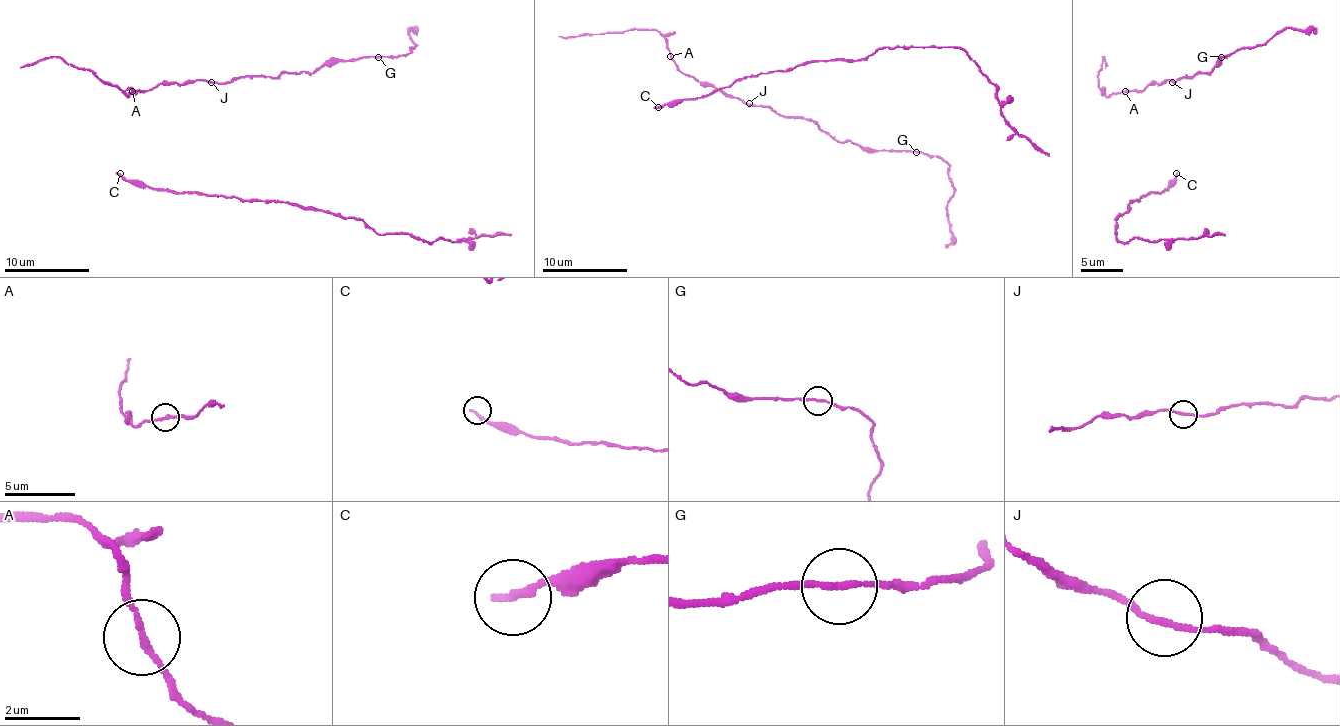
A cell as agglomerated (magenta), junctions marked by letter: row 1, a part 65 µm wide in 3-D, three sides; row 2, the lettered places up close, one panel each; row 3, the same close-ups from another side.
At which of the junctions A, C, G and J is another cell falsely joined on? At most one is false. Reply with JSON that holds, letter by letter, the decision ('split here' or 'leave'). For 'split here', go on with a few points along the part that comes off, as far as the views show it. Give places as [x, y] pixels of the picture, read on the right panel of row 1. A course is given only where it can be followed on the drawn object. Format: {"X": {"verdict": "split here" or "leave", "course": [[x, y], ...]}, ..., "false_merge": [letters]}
{"A": {"verdict": "split here", "course": [[1126, 90], [1107, 97], [1098, 86], [1102, 57], [1107, 63], [1105, 67]]}, "C": {"verdict": "leave"}, "G": {"verdict": "leave"}, "J": {"verdict": "leave"}, "false_merge": ["A"]}

